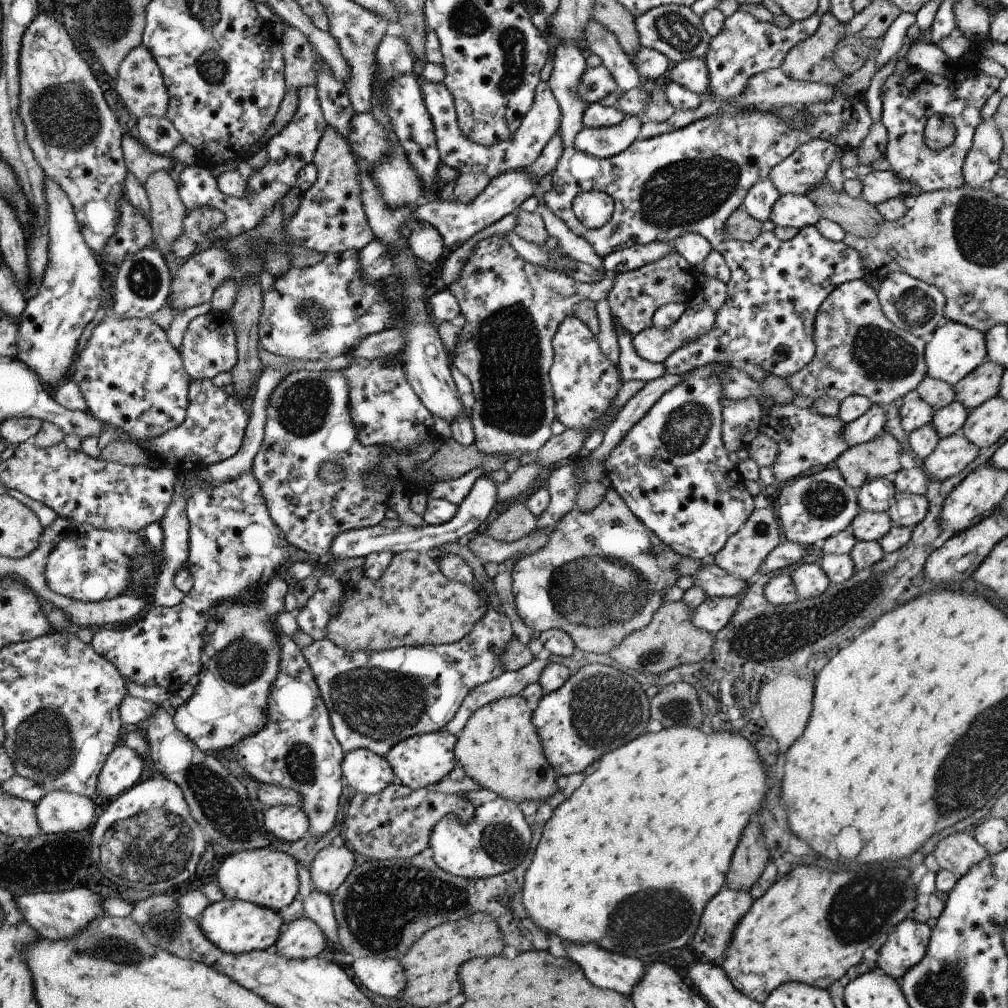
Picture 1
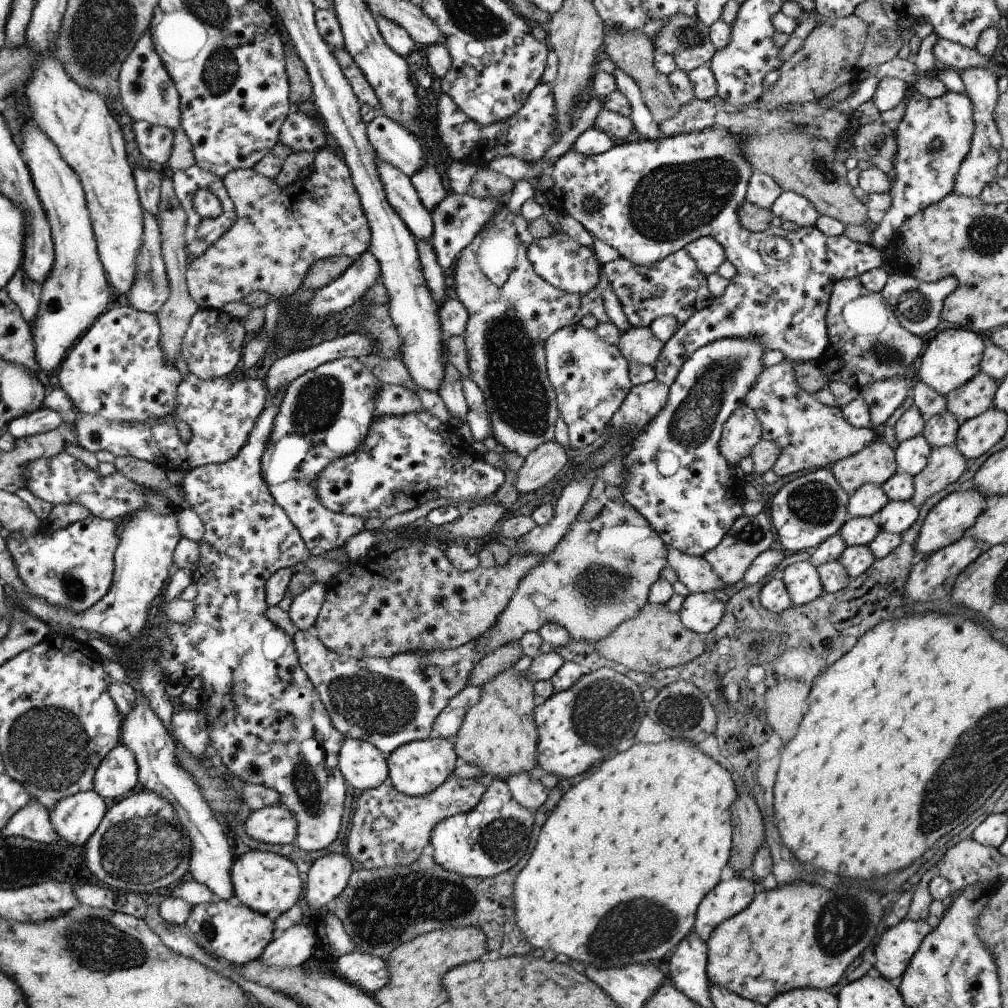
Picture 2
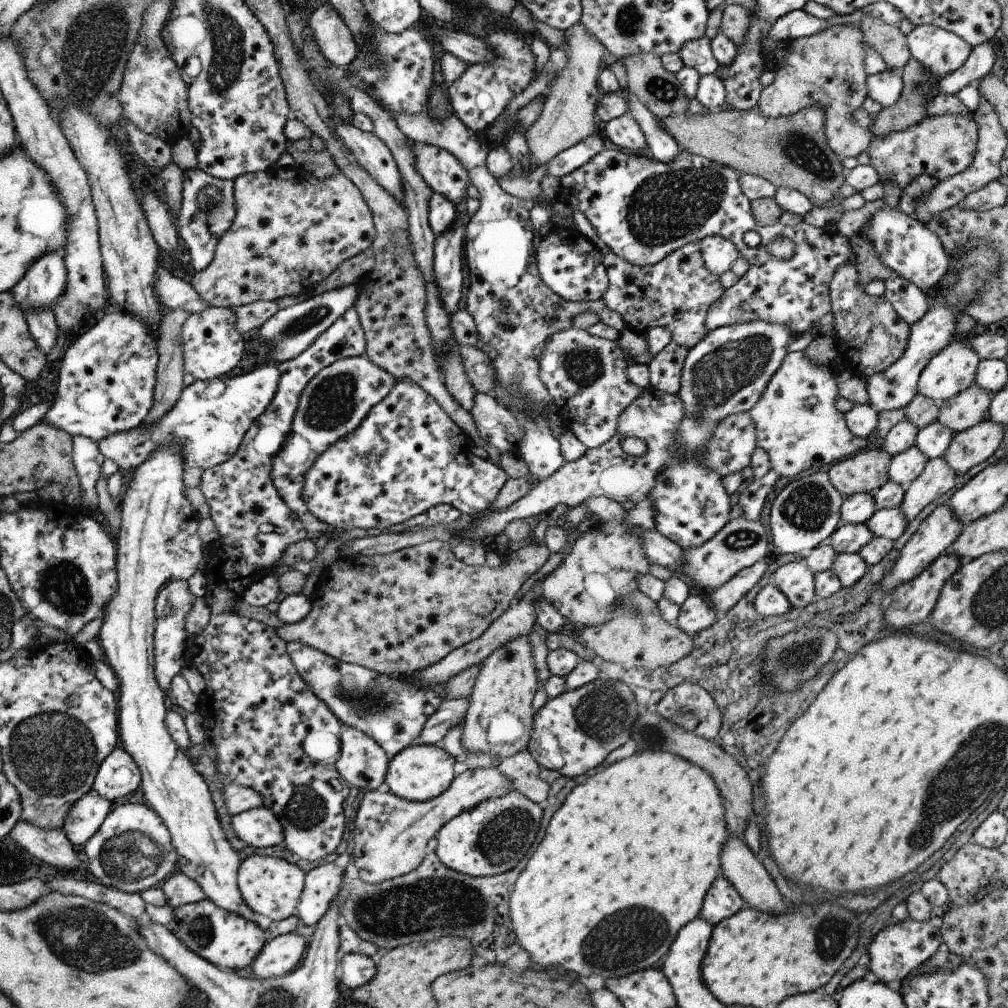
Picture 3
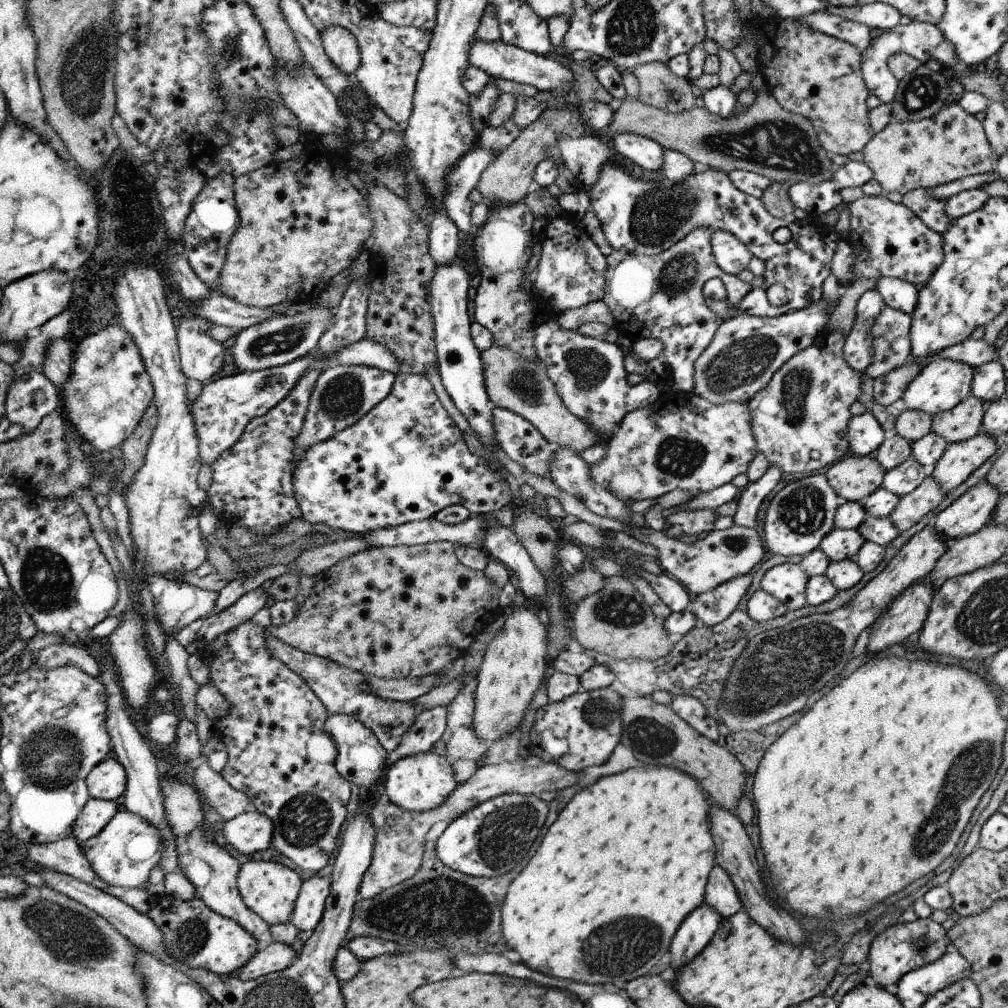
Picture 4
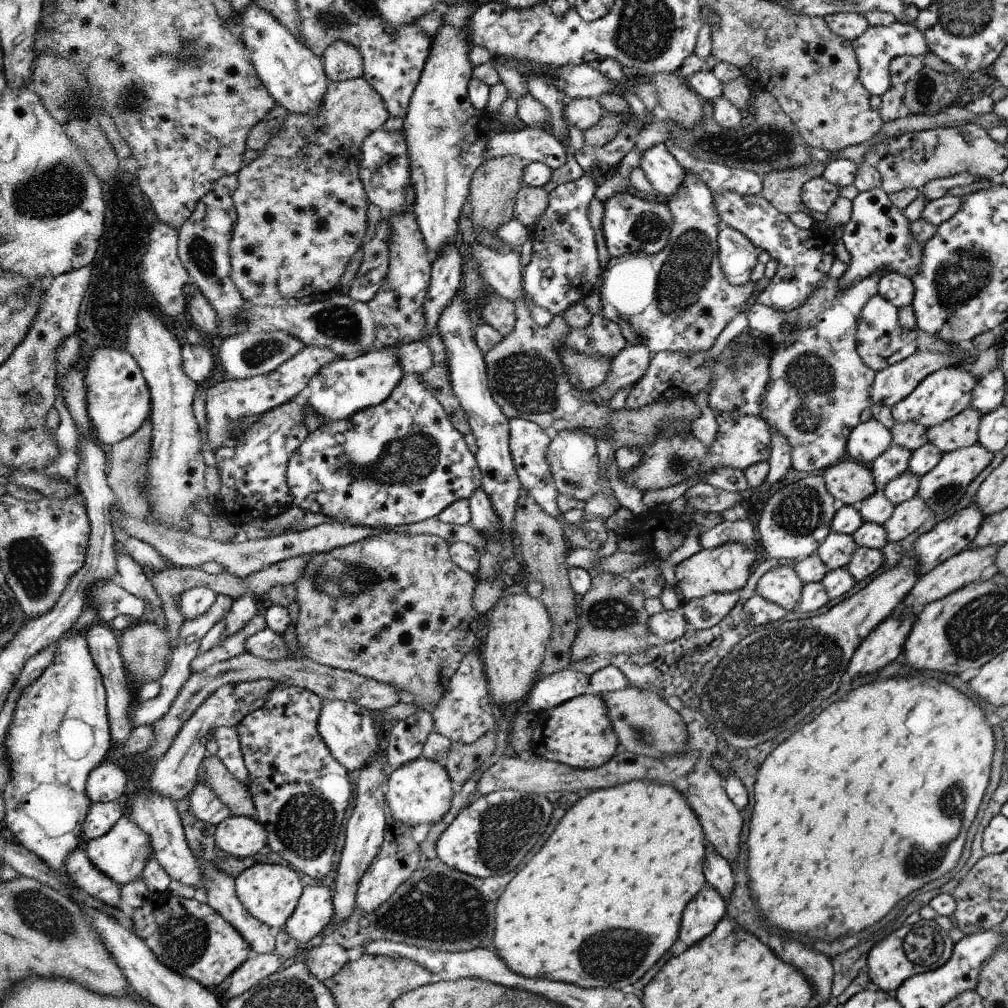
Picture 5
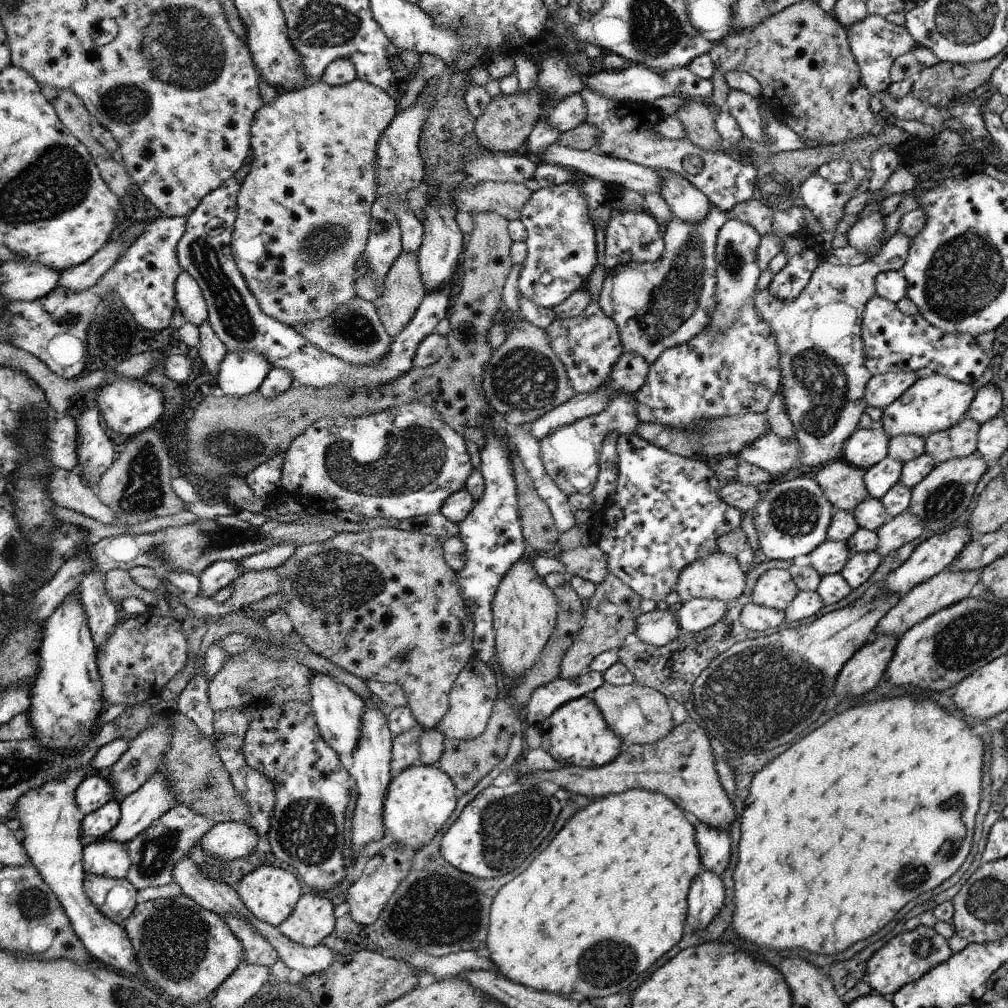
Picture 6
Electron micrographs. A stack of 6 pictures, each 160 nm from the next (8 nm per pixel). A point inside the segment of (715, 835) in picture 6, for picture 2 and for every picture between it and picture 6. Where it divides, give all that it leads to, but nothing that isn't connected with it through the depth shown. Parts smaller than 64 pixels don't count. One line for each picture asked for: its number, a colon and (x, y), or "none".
2: (726, 899)
3: (722, 900)
4: (720, 893)
5: (718, 874)

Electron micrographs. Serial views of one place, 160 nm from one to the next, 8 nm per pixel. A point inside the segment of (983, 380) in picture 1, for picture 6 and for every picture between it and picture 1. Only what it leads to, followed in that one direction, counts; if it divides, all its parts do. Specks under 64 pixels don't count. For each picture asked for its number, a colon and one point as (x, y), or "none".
2: (974, 397)
3: (964, 410)
4: (963, 421)
5: (962, 430)
6: (958, 441)

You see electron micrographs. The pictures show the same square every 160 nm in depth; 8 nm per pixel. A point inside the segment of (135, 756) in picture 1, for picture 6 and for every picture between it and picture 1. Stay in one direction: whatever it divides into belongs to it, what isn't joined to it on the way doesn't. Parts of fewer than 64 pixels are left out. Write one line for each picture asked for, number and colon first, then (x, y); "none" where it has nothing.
2: (118, 773)
3: (118, 775)
4: (108, 780)
5: (107, 783)
6: (95, 792)

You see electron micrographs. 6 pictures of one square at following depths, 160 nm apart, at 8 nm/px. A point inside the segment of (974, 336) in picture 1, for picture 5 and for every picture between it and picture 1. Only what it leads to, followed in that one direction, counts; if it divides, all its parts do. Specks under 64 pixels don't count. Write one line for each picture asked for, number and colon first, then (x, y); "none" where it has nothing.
2: (953, 357)
3: (952, 370)
4: (943, 383)
5: (941, 395)

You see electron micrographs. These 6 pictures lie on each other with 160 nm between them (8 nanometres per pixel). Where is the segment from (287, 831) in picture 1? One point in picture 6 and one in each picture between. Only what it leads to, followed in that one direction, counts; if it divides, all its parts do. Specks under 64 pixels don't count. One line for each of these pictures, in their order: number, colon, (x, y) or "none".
2: (275, 824)
3: (260, 827)
4: (252, 831)
5: (242, 836)
6: (230, 840)

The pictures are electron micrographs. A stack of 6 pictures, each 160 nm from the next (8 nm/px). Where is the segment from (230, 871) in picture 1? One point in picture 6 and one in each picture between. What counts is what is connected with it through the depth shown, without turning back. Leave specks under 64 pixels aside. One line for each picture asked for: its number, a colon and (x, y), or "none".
2: (269, 883)
3: (271, 887)
4: (270, 889)
5: (270, 892)
6: (270, 893)

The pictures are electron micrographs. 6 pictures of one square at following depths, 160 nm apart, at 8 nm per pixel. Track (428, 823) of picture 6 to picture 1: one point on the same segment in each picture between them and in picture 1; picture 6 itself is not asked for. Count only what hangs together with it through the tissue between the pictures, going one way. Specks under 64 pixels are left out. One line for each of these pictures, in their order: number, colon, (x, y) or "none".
1: (421, 761)
2: (416, 768)
3: (418, 773)
4: (419, 782)
5: (419, 792)

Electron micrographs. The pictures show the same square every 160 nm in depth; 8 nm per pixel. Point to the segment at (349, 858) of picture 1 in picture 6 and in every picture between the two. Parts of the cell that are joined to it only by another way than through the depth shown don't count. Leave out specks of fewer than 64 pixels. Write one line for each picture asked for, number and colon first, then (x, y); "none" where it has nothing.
2: (328, 876)
3: (324, 883)
4: (311, 905)
5: (312, 916)
6: (312, 921)

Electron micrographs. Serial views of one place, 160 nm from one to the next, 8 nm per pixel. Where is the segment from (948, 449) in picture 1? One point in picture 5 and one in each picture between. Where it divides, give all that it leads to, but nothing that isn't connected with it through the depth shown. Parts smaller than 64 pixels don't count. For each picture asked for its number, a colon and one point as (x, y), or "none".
2: (945, 465)
3: (938, 477)
4: (912, 507)
5: (909, 515)

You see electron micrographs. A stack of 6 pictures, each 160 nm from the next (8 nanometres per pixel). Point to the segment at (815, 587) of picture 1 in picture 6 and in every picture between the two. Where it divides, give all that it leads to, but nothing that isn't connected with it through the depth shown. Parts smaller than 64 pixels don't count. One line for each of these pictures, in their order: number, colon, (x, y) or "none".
2: (802, 580)
3: (795, 579)
4: (788, 582)
5: (781, 585)
6: (775, 588)

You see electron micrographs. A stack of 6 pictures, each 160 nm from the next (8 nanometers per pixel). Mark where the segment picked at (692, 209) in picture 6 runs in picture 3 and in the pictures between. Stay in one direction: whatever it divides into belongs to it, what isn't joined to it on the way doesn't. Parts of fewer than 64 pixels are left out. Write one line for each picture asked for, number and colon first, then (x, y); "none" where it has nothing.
3: (624, 131)
4: (647, 153)
5: (663, 172)

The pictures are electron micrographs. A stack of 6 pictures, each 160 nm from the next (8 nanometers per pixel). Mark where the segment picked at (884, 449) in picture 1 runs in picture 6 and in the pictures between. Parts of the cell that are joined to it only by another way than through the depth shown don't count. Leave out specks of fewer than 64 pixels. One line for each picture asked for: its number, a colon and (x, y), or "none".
2: (875, 463)
3: (866, 471)
4: (853, 477)
5: (850, 481)
6: (843, 484)

